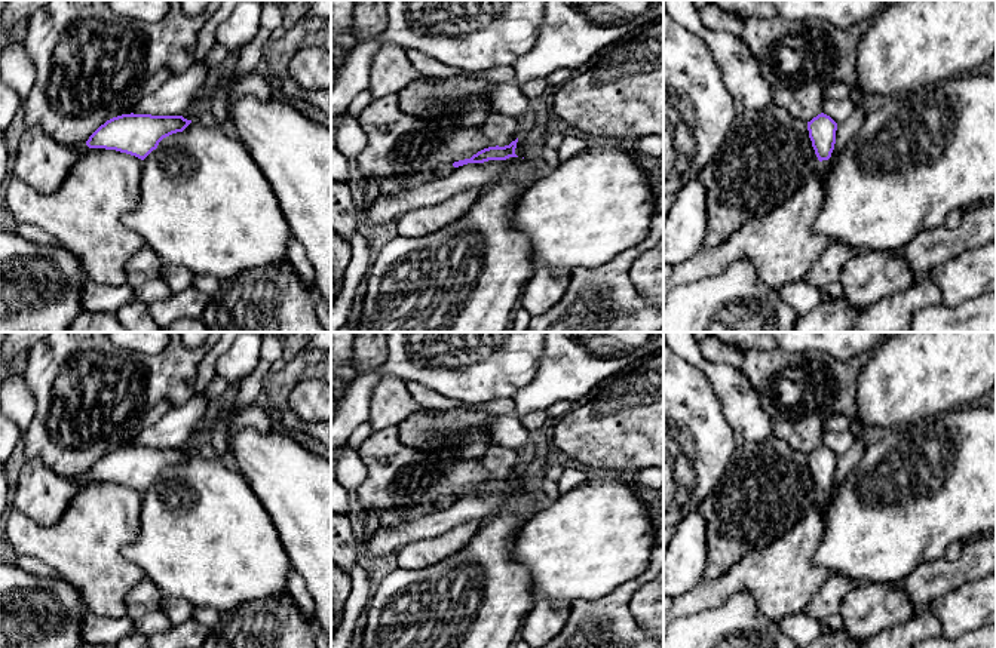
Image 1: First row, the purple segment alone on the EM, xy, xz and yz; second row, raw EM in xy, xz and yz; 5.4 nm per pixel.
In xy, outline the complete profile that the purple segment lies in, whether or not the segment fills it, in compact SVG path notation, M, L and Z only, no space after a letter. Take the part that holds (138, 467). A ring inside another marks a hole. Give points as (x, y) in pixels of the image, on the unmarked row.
M122 446L101 457L86 475L64 479L116 482L144 492L163 470L183 464L190 455L183 448Z

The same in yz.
M821 445L807 454L809 470L819 494L828 492L836 476L837 455Z

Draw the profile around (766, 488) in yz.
M773 436L761 443L745 440L698 509L710 544L704 580L723 575L748 552L784 537L818 495L807 455Z

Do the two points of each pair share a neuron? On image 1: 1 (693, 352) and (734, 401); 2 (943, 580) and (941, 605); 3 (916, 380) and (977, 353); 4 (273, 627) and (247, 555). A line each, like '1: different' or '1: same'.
1: same
2: different
3: same
4: different

